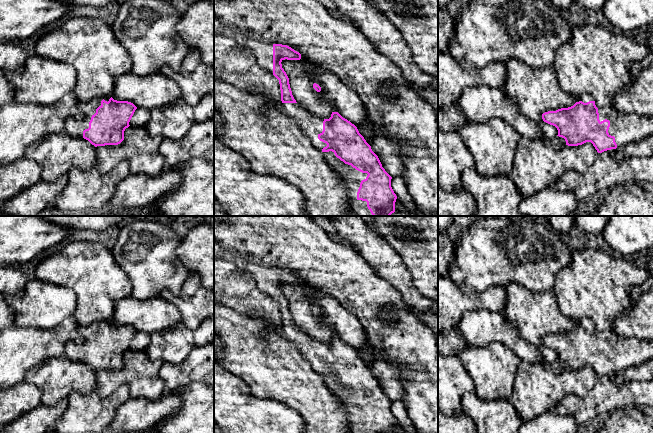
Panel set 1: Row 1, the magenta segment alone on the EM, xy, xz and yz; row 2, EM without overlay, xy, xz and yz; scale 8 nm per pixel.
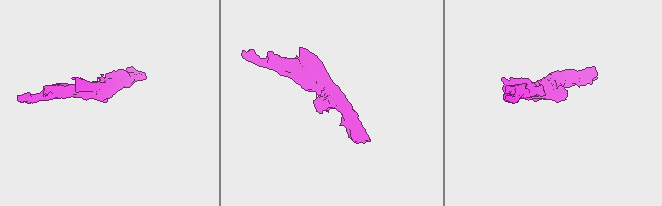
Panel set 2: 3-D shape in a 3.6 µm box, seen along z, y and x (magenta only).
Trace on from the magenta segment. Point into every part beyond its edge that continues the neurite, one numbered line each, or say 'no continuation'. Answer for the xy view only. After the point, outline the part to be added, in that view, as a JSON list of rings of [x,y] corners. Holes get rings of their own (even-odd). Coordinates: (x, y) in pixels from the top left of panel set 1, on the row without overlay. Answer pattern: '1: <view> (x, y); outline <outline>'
1: xy (73, 351); outline [[[112,320],[98,321],[87,327],[78,327],[80,335],[84,338],[84,341],[80,344],[75,341],[69,342],[64,350],[64,356],[72,361],[83,362],[83,355],[89,352],[89,346],[91,341],[96,337],[96,333],[101,330],[101,325],[109,325]]]

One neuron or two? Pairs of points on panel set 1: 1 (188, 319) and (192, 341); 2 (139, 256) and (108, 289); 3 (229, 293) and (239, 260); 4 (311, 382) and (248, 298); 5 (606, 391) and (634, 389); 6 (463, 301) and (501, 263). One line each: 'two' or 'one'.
1: two
2: two
3: two
4: two
5: one
6: two

